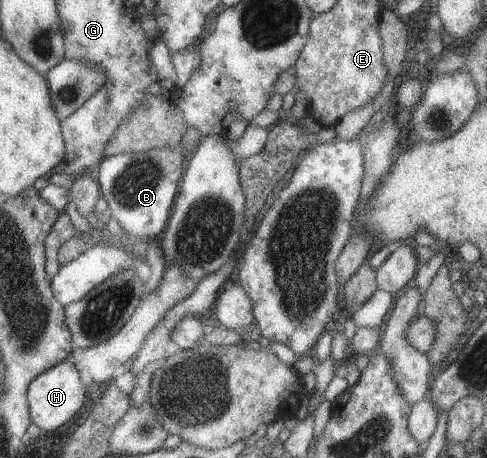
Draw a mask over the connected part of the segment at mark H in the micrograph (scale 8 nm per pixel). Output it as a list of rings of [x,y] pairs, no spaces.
[[[62,362],[51,370],[40,374],[30,384],[28,397],[34,424],[42,431],[57,430],[61,424],[71,420],[85,404],[87,400],[87,388],[85,388],[77,366],[71,362]]]

